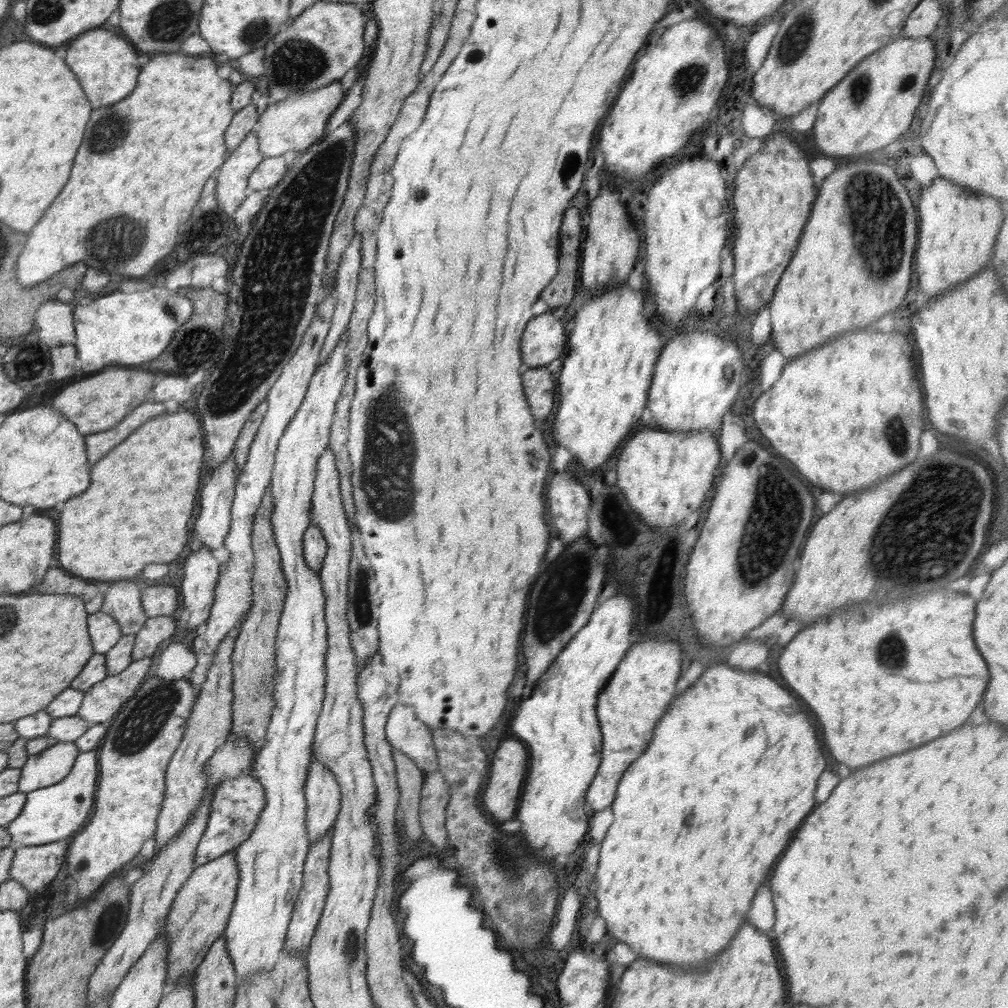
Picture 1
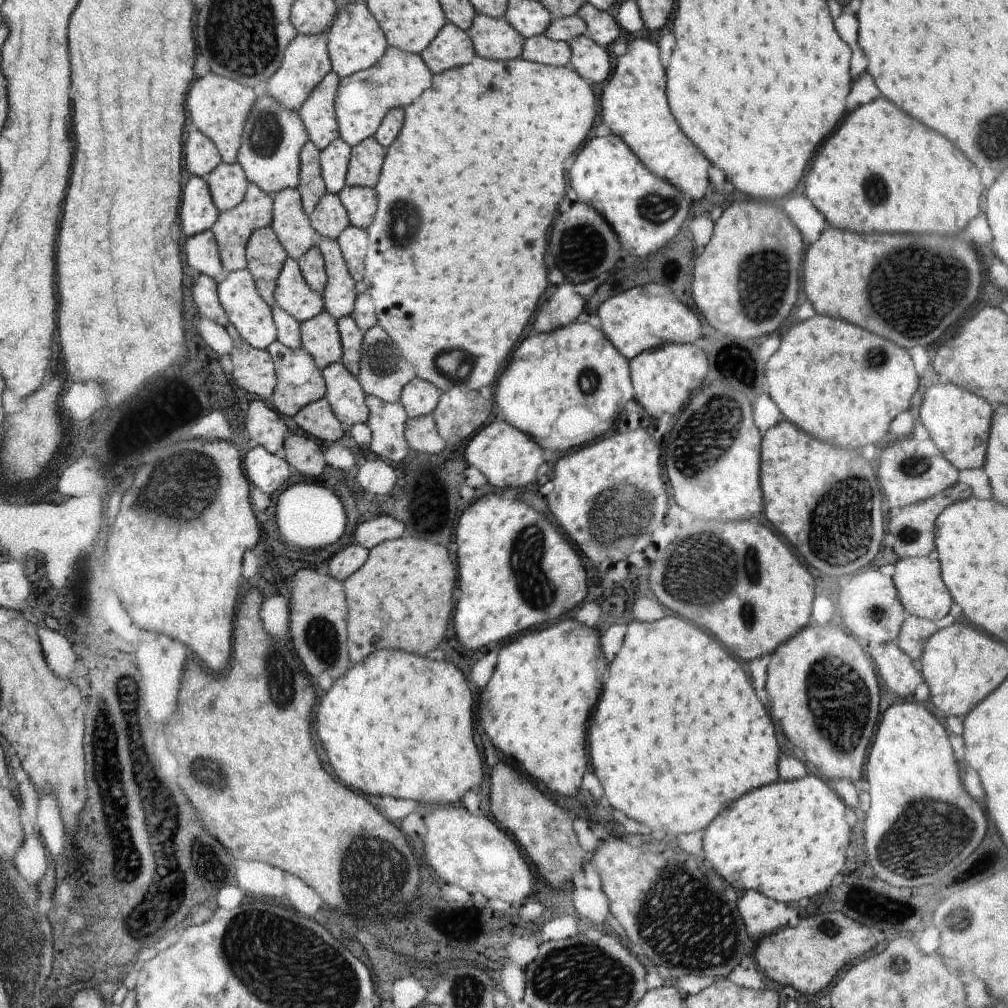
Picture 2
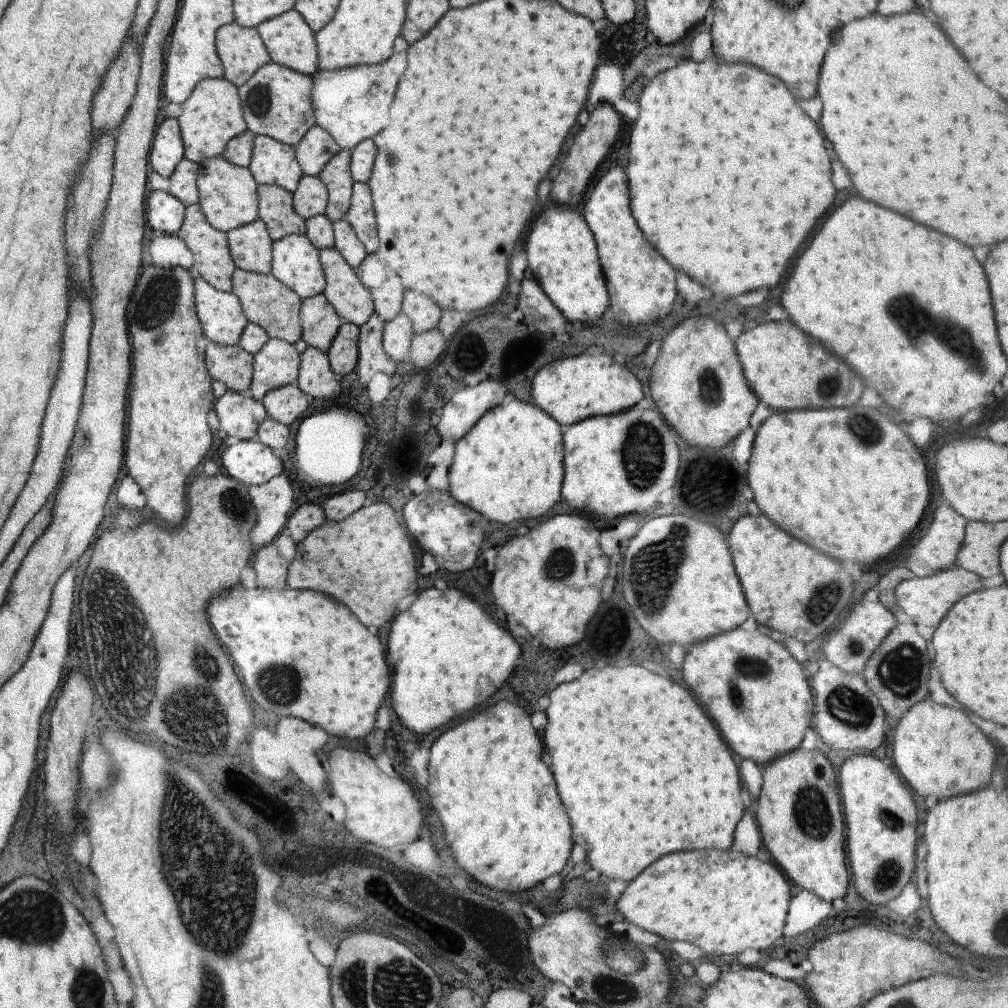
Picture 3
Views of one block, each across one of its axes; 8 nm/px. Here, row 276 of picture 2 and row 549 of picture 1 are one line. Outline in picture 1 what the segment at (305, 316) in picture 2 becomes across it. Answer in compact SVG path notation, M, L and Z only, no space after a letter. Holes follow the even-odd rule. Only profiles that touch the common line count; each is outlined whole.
M345 333L340 337L332 354L329 354L328 360L318 364L300 408L279 440L271 476L270 495L273 499L271 520L274 540L281 557L282 571L285 574L287 595L274 642L277 666L276 674L273 676L275 706L272 709L264 744L252 765L251 773L253 778L264 787L266 806L260 813L250 838L234 850L239 881L234 906L226 928L223 930L227 951L236 970L238 983L254 973L270 971L276 964L281 948L287 941L287 930L303 885L303 866L310 849L309 836L305 827L307 802L304 785L308 780L307 770L312 756L311 748L317 718L321 713L325 697L327 624L321 578L312 570L308 570L308 564L304 562L303 538L305 531L311 526L310 505L312 505L317 462L328 447L336 401L340 398L346 379L350 377L347 371L348 349L348 339Z

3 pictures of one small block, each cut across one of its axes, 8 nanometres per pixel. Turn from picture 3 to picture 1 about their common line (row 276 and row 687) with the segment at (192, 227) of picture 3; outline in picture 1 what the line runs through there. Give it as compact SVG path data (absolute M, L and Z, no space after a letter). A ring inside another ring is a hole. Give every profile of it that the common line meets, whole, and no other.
M244 618L241 619L241 622L238 623L238 626L235 626L228 635L226 635L226 639L220 643L220 646L218 647L217 653L214 655L213 663L208 669L207 677L205 678L204 684L201 686L200 691L197 691L197 700L194 703L191 715L189 716L189 721L187 722L187 727L184 733L184 736L182 737L182 740L180 741L180 744L178 745L178 748L176 749L176 752L172 755L172 758L170 759L170 762L168 763L167 769L166 769L166 775L165 775L165 782L166 782L166 788L165 788L165 795L164 800L162 801L162 808L160 809L158 818L157 818L157 827L155 830L154 840L155 840L155 853L161 850L161 848L164 848L169 843L169 840L171 838L174 838L188 823L191 819L192 813L195 812L195 810L199 807L199 804L201 803L201 800L203 800L206 787L208 783L208 774L205 771L205 768L207 768L207 762L212 758L212 755L219 750L221 746L227 741L227 738L229 737L229 734L231 734L231 728L233 725L233 664L231 663L231 654L233 653L233 646L236 641L236 638L238 637L238 634L240 633L241 624L243 622Z

